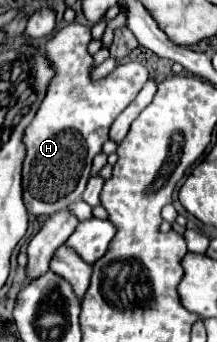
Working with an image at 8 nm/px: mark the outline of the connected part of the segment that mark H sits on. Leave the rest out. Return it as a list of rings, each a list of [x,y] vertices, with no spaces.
[[[68,24],[66,28],[58,30],[46,44],[46,58],[50,60],[50,66],[54,68],[54,78],[48,84],[46,96],[44,96],[34,120],[24,130],[26,156],[22,162],[22,196],[24,196],[26,210],[36,218],[60,212],[82,196],[86,182],[90,178],[92,160],[98,152],[102,152],[104,142],[110,138],[108,132],[110,132],[112,122],[138,96],[138,92],[142,90],[142,86],[148,80],[148,70],[144,66],[140,66],[138,62],[126,62],[126,64],[118,64],[114,68],[114,72],[108,74],[106,78],[92,82],[90,80],[92,56],[88,54],[87,50],[91,39],[91,28],[88,26]]]

